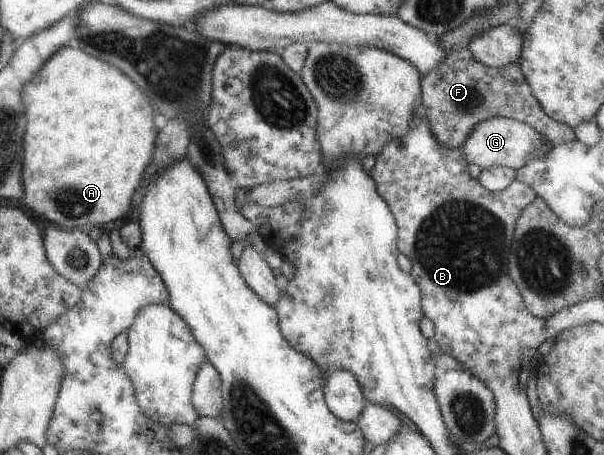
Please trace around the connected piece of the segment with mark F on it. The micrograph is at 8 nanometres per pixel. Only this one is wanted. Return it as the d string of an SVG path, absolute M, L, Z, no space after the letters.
M467 49L449 52L444 62L436 66L436 70L423 76L421 92L421 110L430 124L432 134L446 148L460 148L472 128L492 116L517 118L520 122L532 126L532 129L544 136L553 147L576 139L570 126L544 114L516 63L493 68L477 62Z

